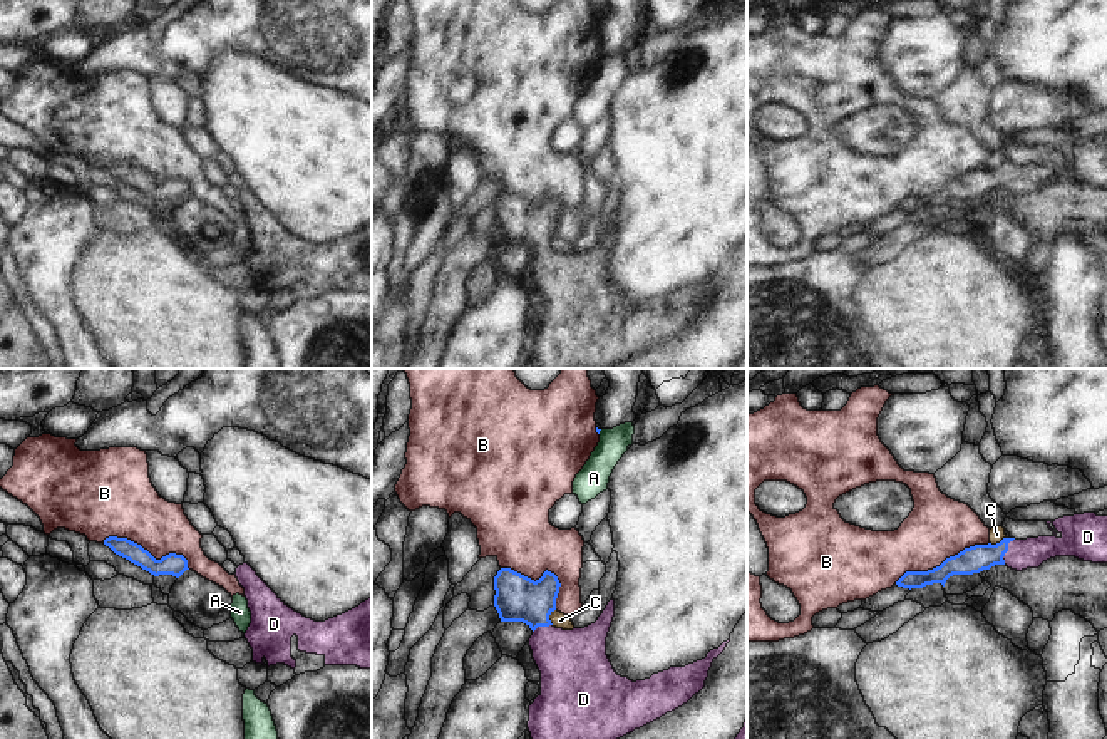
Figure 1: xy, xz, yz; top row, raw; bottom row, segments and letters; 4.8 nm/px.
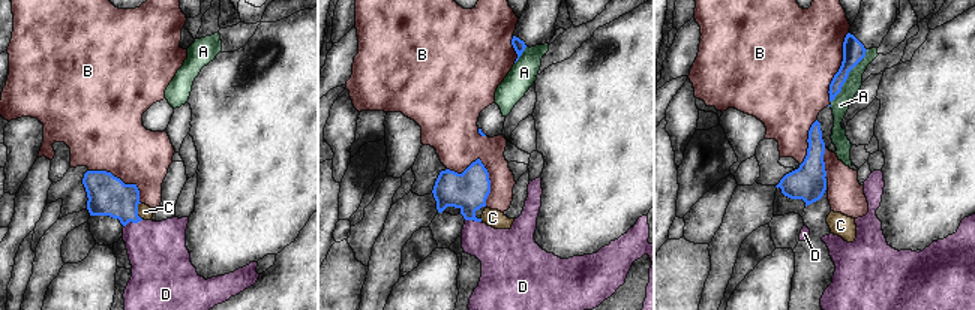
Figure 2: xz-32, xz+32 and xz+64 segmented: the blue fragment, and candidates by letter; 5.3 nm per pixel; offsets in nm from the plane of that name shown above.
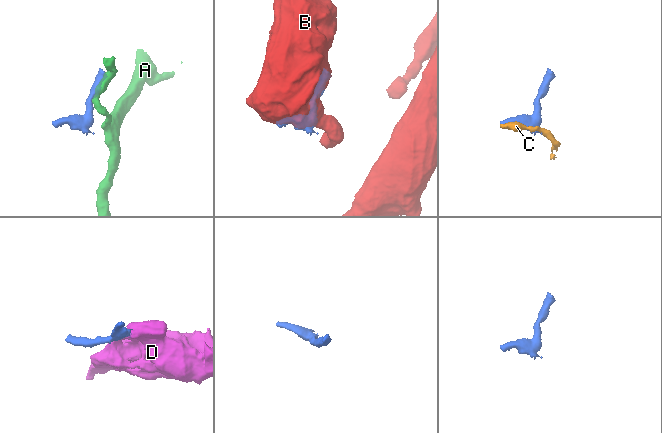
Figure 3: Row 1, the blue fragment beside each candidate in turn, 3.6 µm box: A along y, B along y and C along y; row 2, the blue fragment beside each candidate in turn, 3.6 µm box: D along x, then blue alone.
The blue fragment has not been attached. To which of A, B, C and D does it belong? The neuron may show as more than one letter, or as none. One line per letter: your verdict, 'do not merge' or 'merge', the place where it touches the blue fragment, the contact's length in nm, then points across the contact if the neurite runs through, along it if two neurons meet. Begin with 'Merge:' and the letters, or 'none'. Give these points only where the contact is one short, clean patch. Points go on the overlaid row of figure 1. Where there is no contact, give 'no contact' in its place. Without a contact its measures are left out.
Merge: D
A: do not merge; meets blue in xz at (600, 429); contact 30 nm long
B: do not merge; meets blue in yz at (943, 562); contact 500 nm long
C: do not merge; meets blue in xz at (548, 617); contact 80 nm long
D: merge; meets blue in yz at (1007, 550); contact 140 nm long; runs through yz (975, 558), (1007, 550), (1022, 553)

